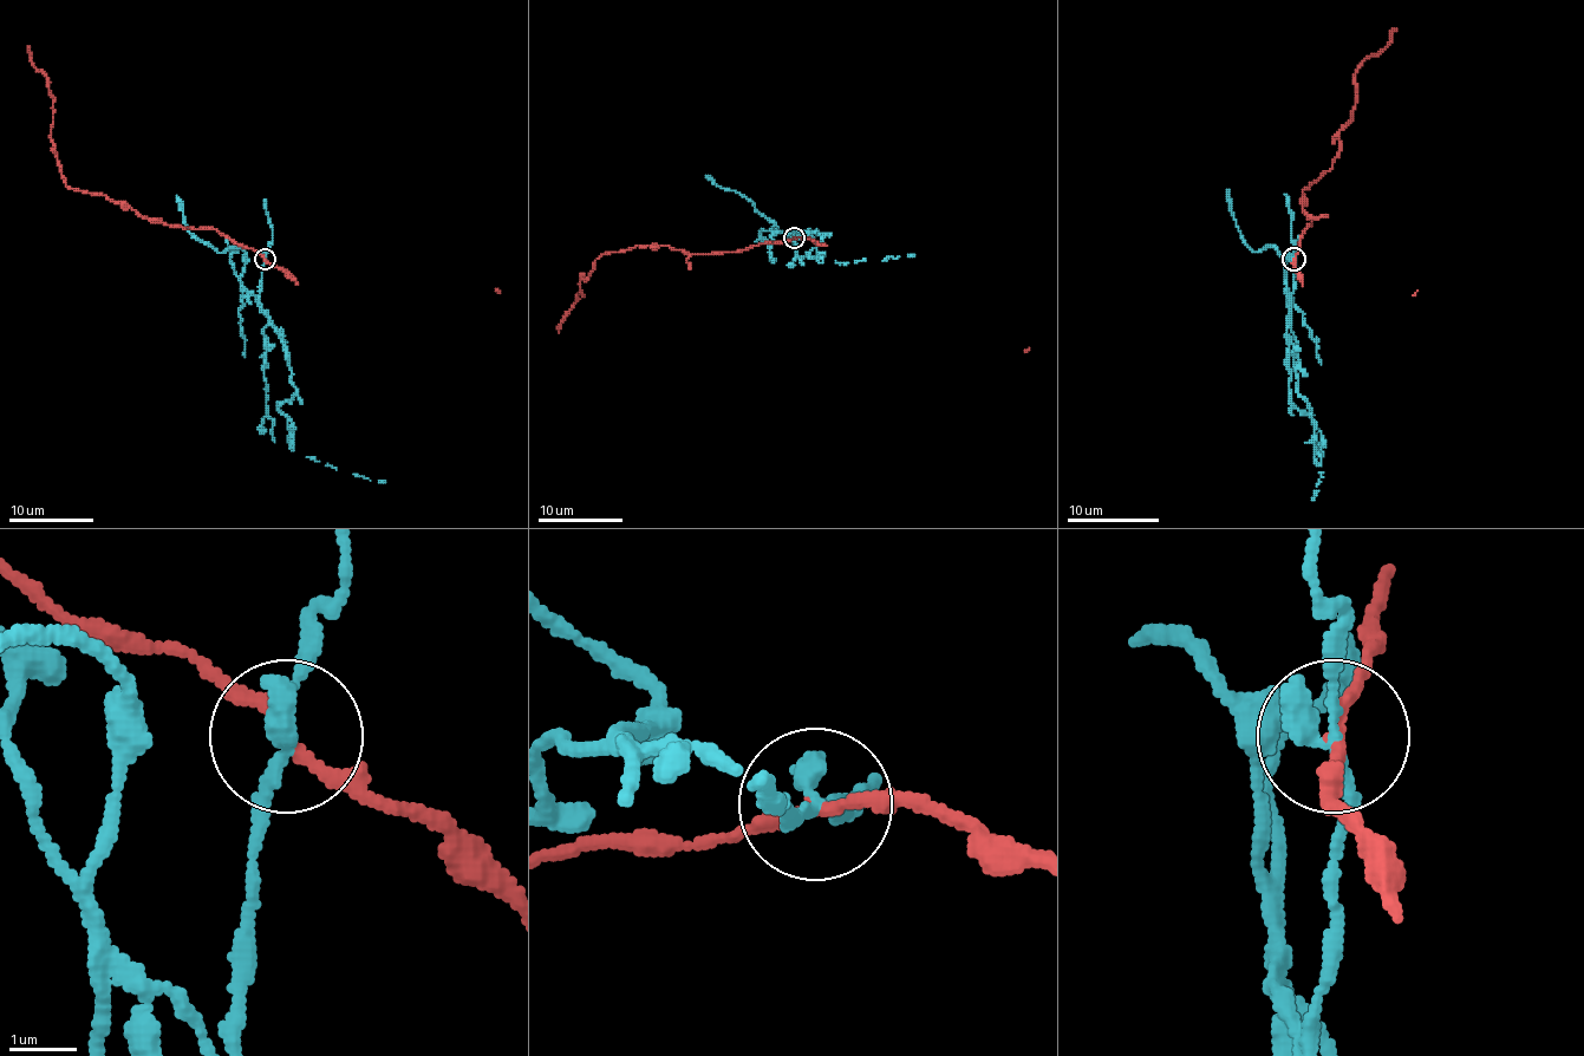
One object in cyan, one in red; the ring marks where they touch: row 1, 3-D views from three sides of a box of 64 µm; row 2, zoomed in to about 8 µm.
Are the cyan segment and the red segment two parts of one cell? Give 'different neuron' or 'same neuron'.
different neuron

